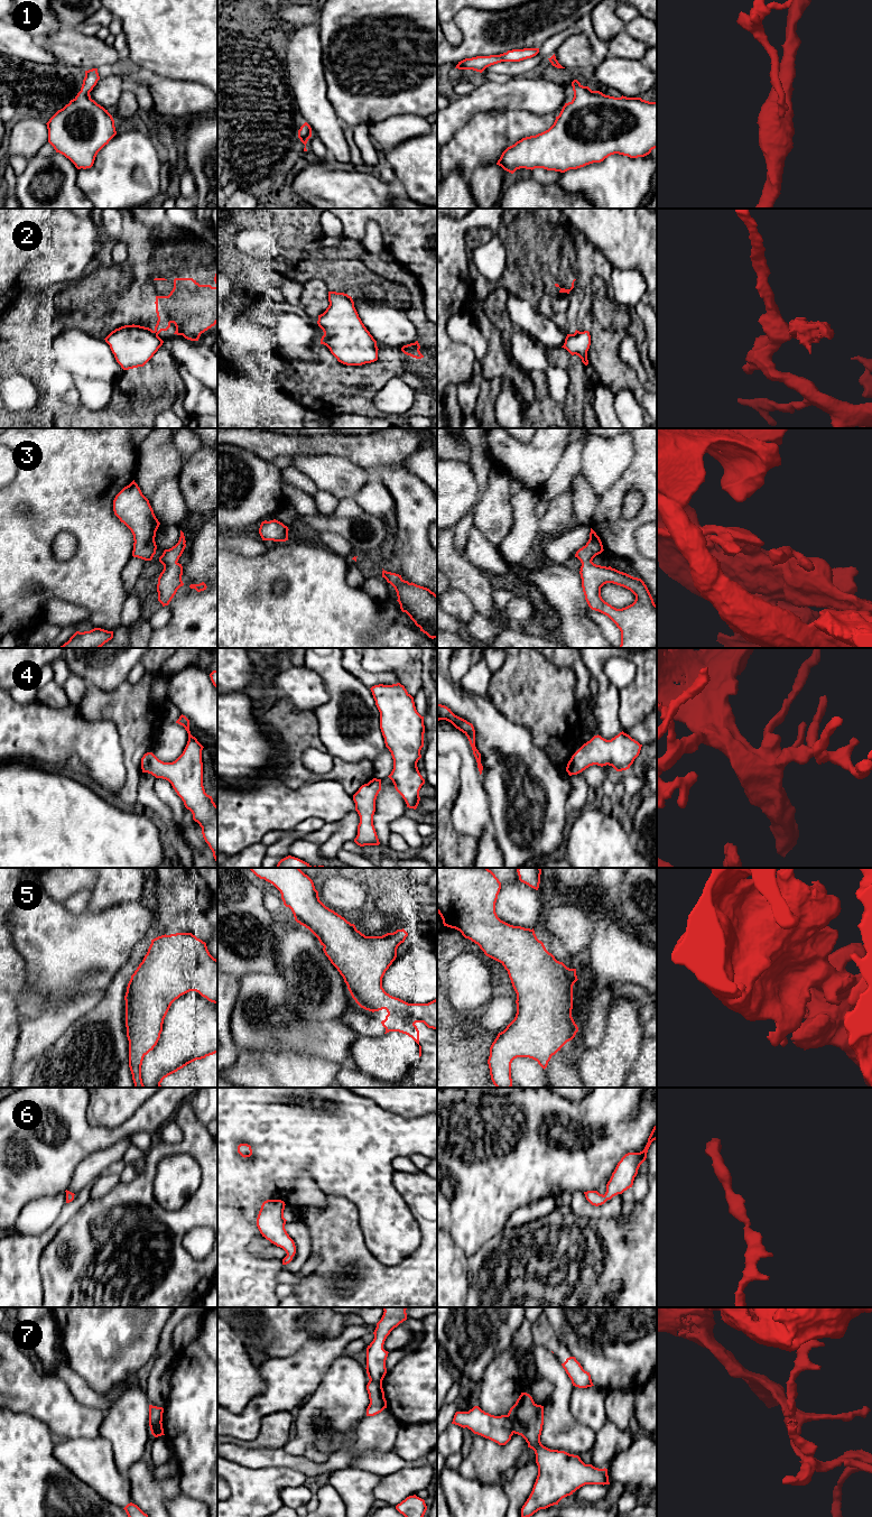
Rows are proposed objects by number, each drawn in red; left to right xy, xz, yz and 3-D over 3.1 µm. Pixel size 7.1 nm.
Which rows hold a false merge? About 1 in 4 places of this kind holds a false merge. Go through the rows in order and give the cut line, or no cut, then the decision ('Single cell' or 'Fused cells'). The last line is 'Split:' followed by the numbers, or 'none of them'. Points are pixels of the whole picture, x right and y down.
1: No split. Single cell
2: Split along xy (152, 331), (157, 335). Fused cells
3: No split. Single cell
4: No split. Single cell
5: No split. Single cell
6: No split. Single cell
7: Split along yz (507, 1415), (513, 1432). Fused cells
Split: 2, 7

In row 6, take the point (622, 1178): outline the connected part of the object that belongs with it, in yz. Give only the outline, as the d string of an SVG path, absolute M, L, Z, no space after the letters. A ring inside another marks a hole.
M657 1125L653 1127L644 1149L640 1153L628 1153L618 1163L610 1181L606 1184L605 1194L597 1191L584 1192L586 1200L595 1206L604 1204L618 1194L622 1194L632 1187L634 1177L638 1174L640 1165L646 1160L648 1149L653 1140L657 1139Z

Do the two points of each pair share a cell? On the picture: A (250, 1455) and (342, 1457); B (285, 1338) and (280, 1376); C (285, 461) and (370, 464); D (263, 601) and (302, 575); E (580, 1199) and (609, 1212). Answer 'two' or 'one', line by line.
A: one
B: two
C: two
D: one
E: one

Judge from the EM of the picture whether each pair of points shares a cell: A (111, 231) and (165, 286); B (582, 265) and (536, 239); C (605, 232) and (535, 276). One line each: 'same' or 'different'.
A: same
B: same
C: different

